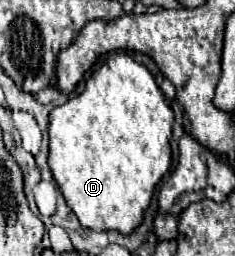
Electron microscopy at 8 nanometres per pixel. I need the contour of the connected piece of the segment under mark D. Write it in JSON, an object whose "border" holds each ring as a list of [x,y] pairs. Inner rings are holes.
{"border":[[[127,52],[109,54],[103,66],[91,74],[79,96],[53,108],[49,116],[47,164],[67,200],[67,206],[75,212],[81,226],[95,232],[117,230],[121,234],[131,234],[143,222],[143,212],[153,198],[155,186],[171,168],[169,140],[173,122],[173,112],[151,72],[135,62]]]}

